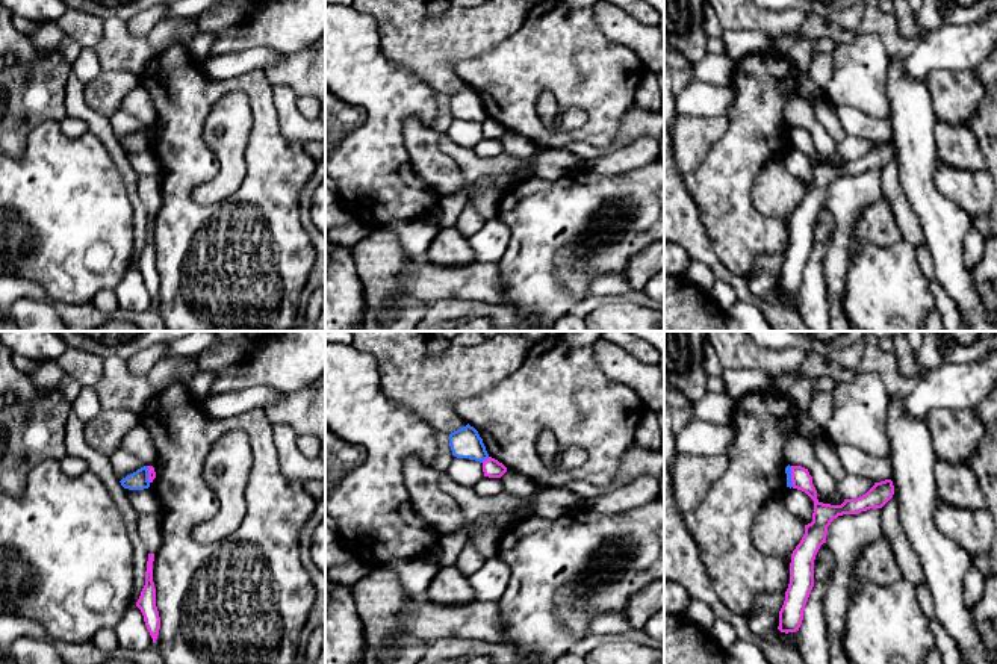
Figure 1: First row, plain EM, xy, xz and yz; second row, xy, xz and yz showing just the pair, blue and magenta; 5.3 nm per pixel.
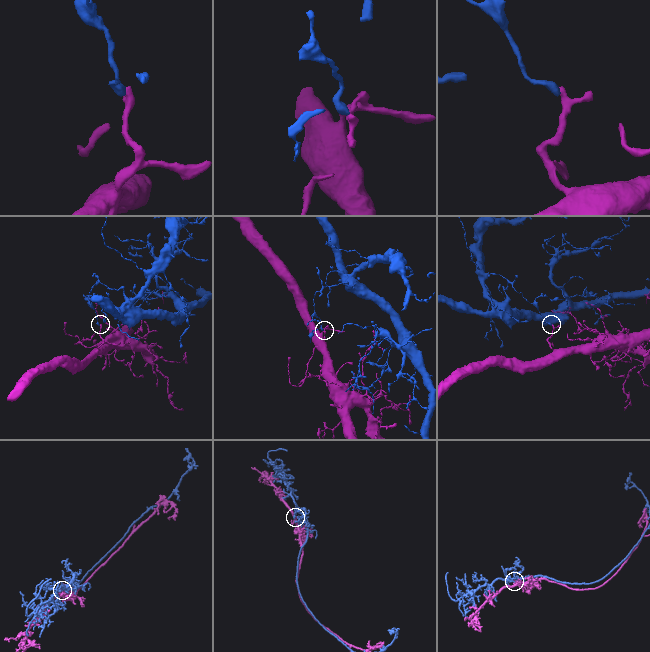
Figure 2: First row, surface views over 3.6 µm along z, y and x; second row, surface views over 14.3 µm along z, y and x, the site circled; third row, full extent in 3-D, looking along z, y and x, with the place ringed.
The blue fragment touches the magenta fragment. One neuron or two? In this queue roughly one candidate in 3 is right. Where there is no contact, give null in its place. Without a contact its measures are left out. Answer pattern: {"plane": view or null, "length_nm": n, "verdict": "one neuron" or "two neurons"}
{"plane": "xz", "length_nm": 50, "verdict": "two neurons"}

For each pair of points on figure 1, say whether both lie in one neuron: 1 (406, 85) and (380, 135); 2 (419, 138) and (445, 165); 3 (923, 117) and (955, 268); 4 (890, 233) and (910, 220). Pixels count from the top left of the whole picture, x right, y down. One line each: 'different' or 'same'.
1: same
2: same
3: same
4: different

